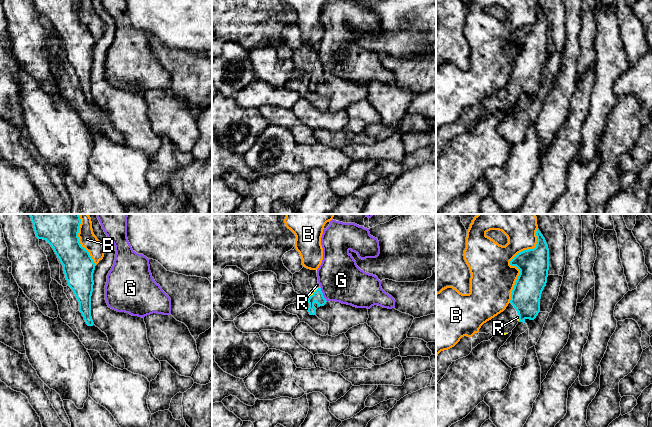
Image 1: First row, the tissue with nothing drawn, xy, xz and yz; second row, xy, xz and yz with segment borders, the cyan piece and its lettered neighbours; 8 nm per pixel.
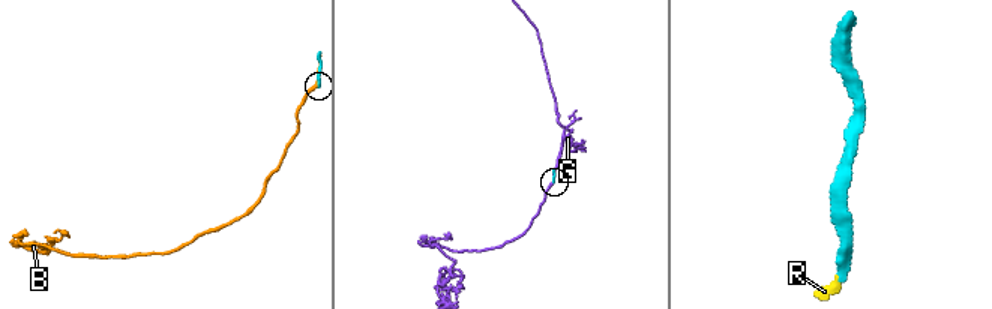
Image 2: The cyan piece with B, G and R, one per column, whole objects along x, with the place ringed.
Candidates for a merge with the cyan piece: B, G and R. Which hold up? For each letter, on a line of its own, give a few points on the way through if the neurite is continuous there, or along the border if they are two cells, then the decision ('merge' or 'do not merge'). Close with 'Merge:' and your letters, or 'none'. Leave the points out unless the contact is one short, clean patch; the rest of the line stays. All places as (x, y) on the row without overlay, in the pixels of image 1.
B: do not merge
G: border along xz (320, 64), (326, 77); do not merge
R: merge
Merge: R

